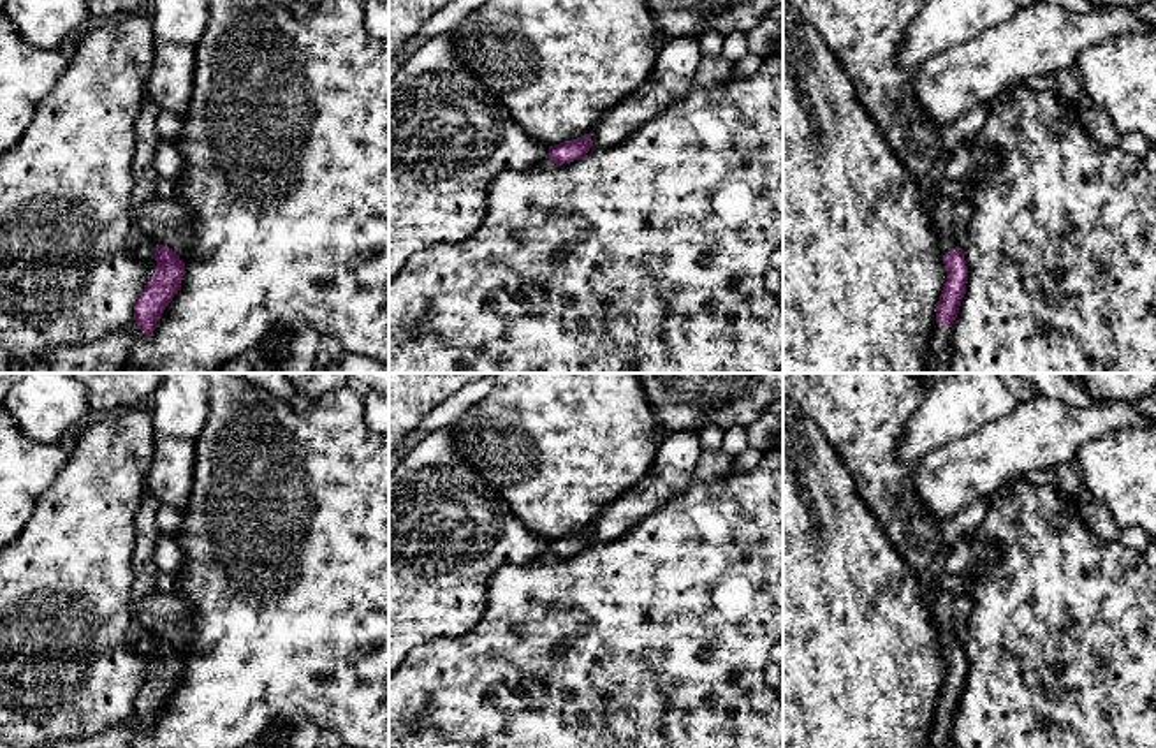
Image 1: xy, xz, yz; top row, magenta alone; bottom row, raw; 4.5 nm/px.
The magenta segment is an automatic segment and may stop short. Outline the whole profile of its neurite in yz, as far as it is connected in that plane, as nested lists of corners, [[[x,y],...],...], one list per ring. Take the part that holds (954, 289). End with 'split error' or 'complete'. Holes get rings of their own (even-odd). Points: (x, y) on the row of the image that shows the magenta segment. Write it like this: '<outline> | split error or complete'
[[[934,192],[933,227],[943,252],[947,282],[936,306],[936,324],[927,348],[927,373],[950,373],[952,370],[952,324],[959,313],[968,283],[964,250],[957,246],[954,238],[954,204],[945,194]]] | split error

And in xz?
[[[586,134],[582,137],[549,146],[549,158],[556,165],[570,164],[579,160],[589,151],[593,139]]] | complete

